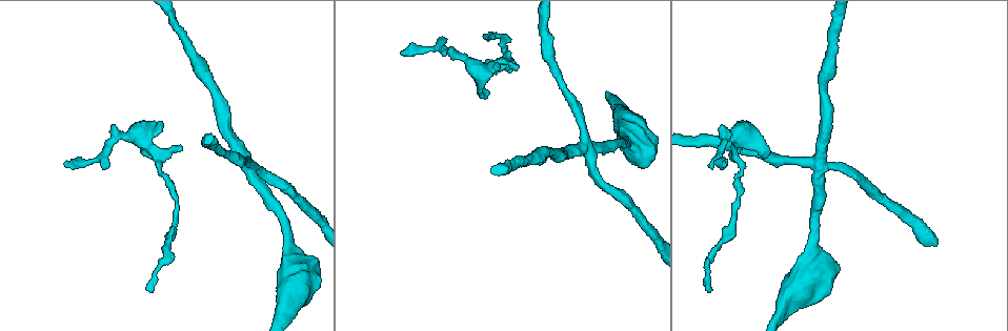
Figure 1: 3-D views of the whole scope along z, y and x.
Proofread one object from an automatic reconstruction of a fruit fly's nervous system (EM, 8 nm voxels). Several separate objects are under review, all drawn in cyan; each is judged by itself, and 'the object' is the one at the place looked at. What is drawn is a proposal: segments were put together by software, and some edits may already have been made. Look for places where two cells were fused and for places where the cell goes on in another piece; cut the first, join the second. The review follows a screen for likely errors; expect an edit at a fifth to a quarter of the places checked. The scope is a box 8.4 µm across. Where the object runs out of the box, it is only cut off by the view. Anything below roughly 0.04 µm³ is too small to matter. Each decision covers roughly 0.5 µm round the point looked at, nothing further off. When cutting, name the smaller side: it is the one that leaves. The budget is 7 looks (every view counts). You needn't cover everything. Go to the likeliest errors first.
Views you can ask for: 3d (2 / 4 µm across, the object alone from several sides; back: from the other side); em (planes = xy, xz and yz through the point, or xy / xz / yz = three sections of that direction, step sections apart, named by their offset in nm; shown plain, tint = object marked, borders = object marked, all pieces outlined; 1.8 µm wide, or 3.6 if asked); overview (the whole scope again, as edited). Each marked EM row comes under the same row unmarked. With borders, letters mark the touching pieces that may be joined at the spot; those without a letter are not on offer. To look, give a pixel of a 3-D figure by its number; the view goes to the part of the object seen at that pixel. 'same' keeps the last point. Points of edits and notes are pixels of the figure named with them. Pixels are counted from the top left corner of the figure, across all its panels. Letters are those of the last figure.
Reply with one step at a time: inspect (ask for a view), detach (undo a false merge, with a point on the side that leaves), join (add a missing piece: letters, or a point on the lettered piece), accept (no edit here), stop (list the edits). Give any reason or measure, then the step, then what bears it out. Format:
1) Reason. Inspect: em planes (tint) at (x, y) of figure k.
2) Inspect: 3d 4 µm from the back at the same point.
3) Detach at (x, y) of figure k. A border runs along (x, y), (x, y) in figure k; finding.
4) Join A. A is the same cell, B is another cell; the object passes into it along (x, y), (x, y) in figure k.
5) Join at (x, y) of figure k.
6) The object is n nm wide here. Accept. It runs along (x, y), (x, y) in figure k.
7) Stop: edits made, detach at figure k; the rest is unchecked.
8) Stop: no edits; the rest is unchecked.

Four-way junction. Inspect: 3d 4 µm at (252, 168) of figure 1.

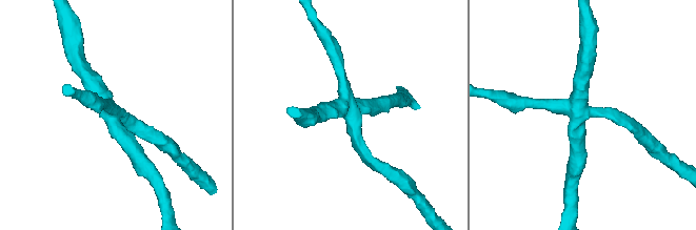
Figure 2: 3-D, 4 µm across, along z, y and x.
Inspect: em xz step 8 (tint) at (350, 103) of figure 2.

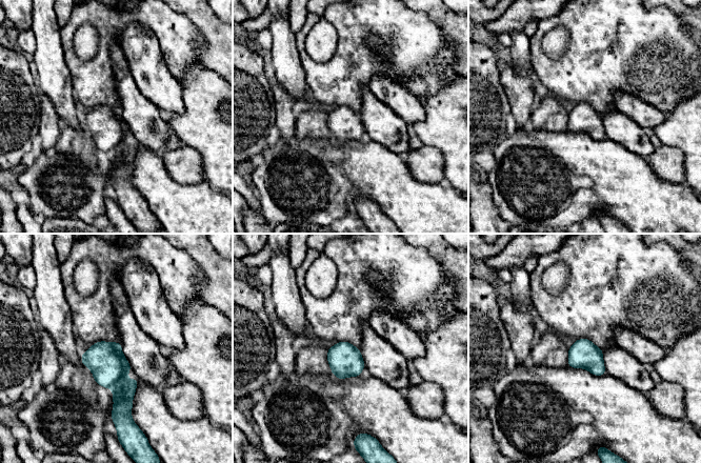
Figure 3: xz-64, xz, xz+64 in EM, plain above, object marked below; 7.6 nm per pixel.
Another direction. Inspect: em planes (borders) at the same point.

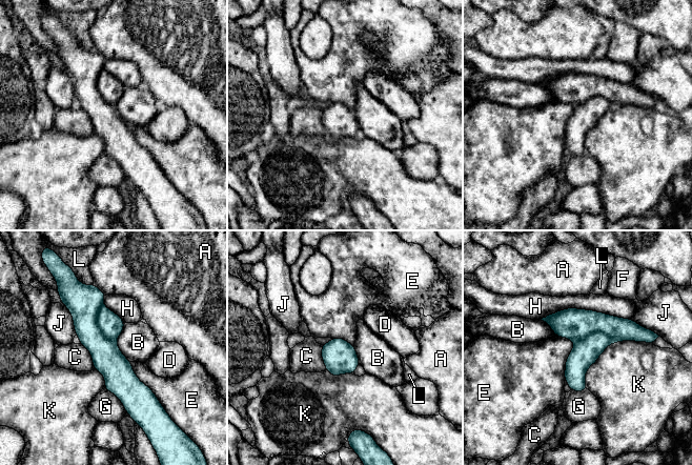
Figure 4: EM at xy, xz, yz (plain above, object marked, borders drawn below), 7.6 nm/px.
Detach at (110, 324) of figure 4. A, B, C, D, E, F, G, H, J, K and L are other cells; a border runs along (102, 304), (97, 326), (115, 341) in figure 4; two cells meet here.

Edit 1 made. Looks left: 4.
Free end. Inspect: em planes (borders) at (163, 123) of figure 1.

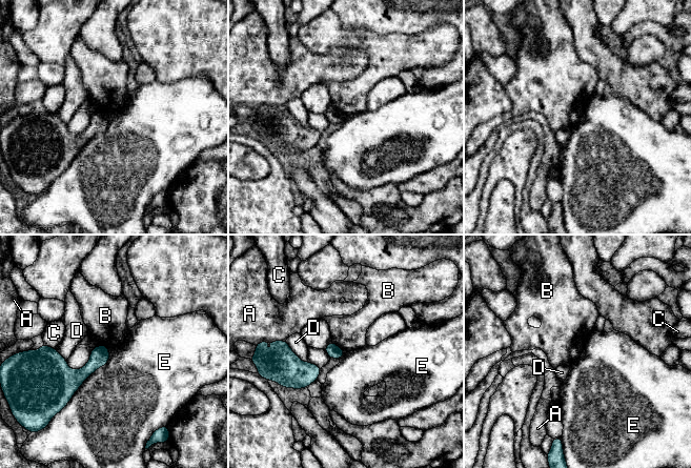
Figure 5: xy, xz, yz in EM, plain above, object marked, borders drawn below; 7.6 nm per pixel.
Accept. A, B, C, D and E are other cells; a border runs along (110, 352), (63, 408) in figure 5; none of them fits.

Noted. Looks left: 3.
Inspect: 3d 2 µm at (707, 288) of figure 1.

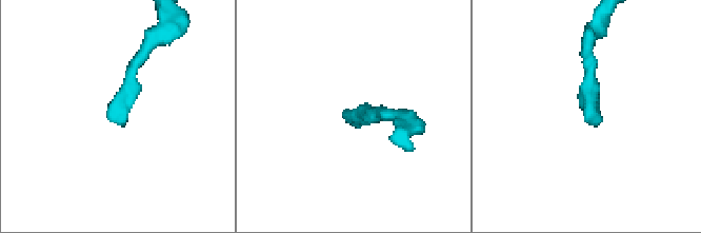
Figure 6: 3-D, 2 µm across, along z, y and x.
Inspect: em yz step 8 (borders) at (109, 118) of figure 6.

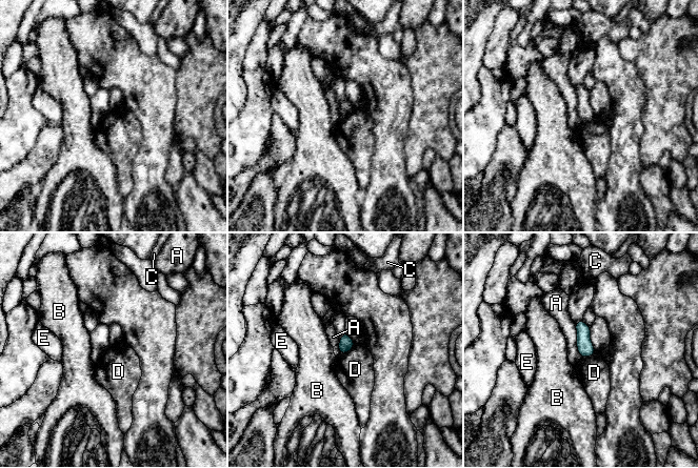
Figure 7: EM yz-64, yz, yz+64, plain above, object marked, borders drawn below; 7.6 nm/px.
Inspect: em planes (borders) at the same point.

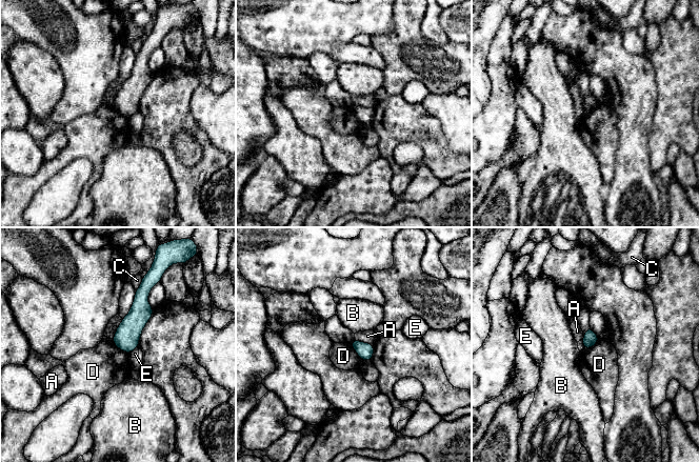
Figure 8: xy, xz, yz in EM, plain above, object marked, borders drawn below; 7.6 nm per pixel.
Accept. A, B, C, D and E are other cells; no lettered piece goes on from it.

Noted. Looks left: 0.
Stop: edits made, detach at figure 4; the rest is unchecked.

